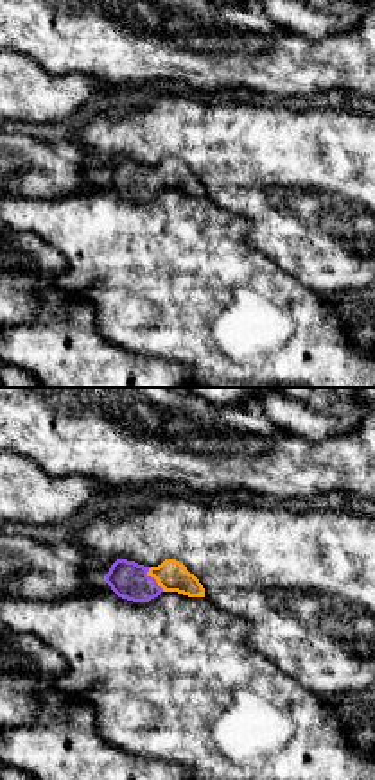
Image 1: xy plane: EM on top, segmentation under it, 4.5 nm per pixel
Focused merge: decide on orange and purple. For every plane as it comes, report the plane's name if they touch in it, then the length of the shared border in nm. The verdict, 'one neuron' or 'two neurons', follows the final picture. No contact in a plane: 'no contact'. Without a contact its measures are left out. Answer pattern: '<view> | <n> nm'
xy | 130 nm

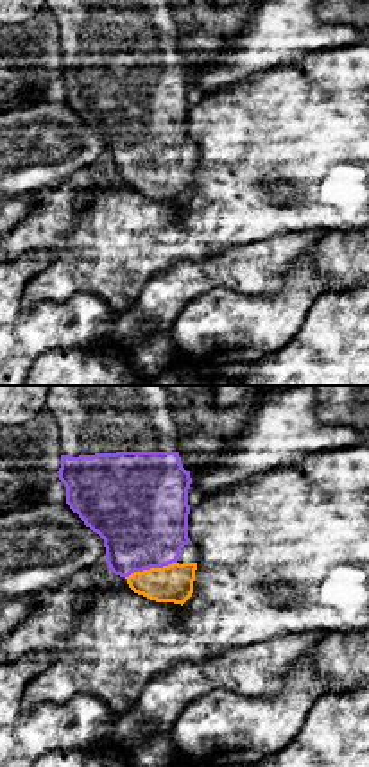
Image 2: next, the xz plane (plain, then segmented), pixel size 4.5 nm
xz | 240 nm

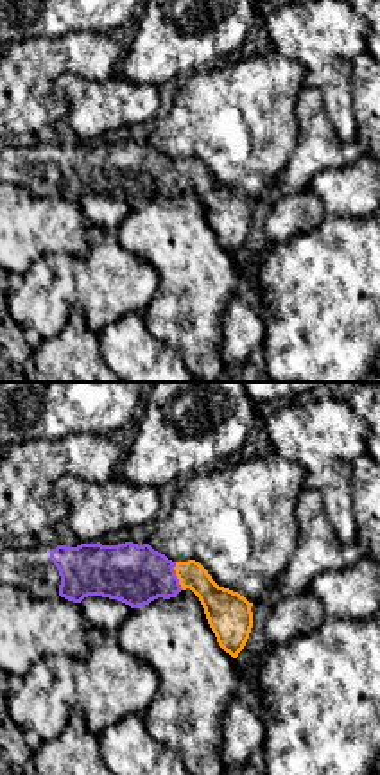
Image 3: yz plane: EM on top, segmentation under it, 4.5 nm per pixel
yz | 130 nm

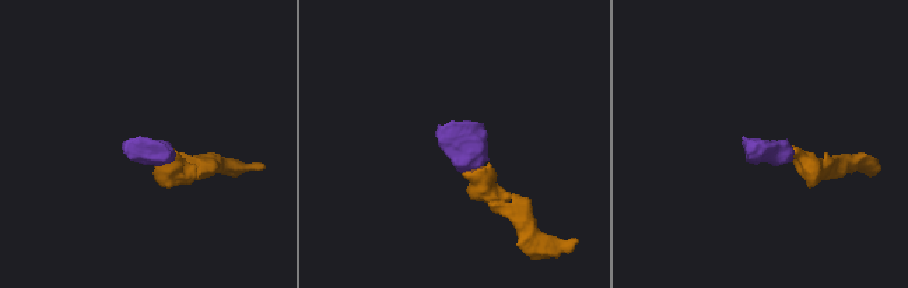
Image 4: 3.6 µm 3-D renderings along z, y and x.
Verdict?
one neuron

